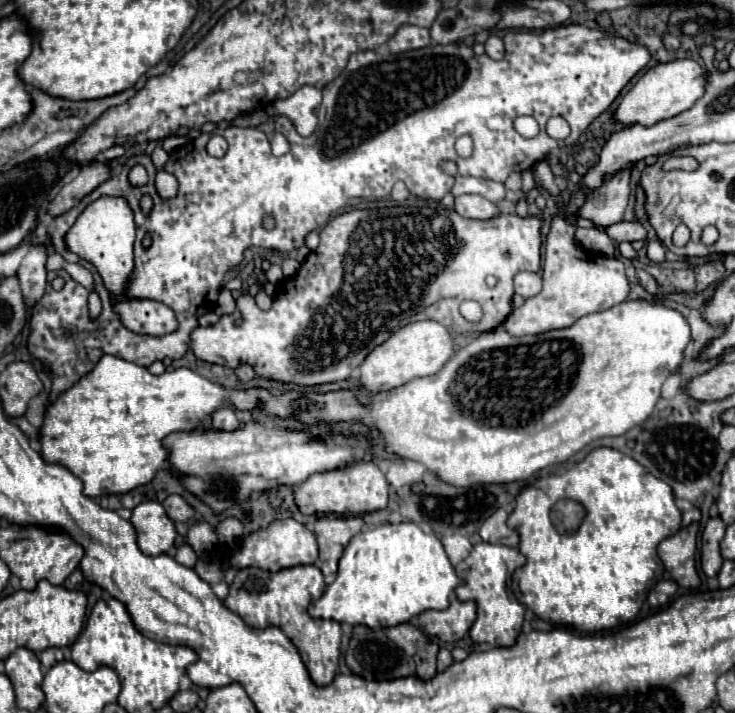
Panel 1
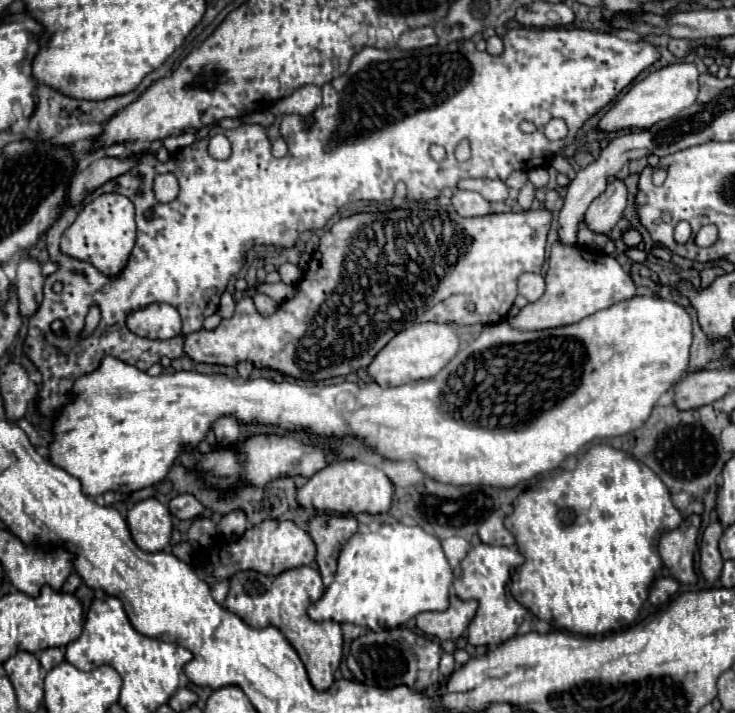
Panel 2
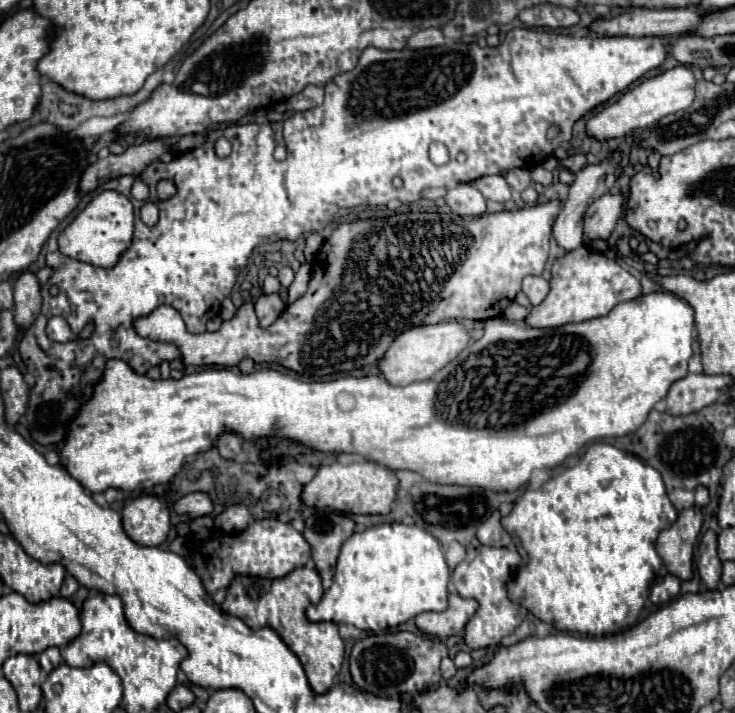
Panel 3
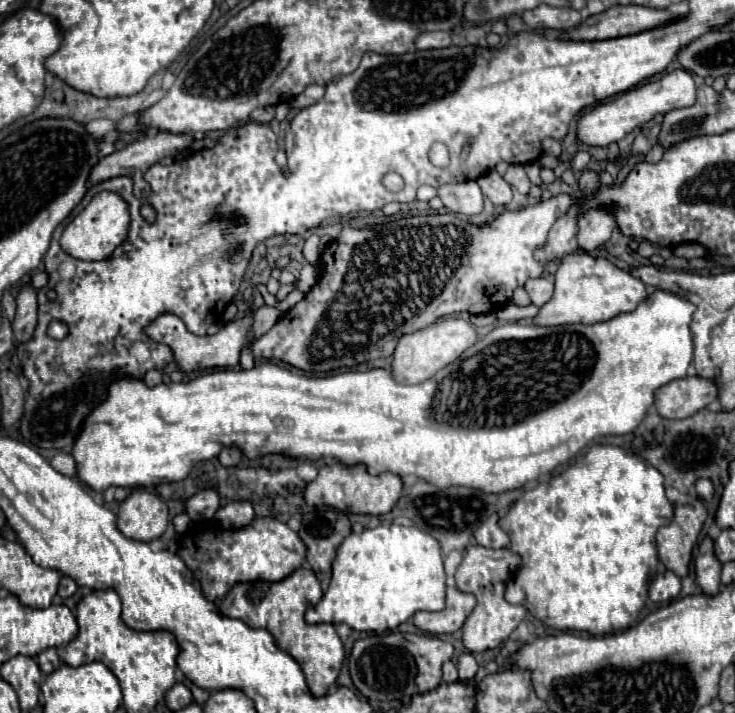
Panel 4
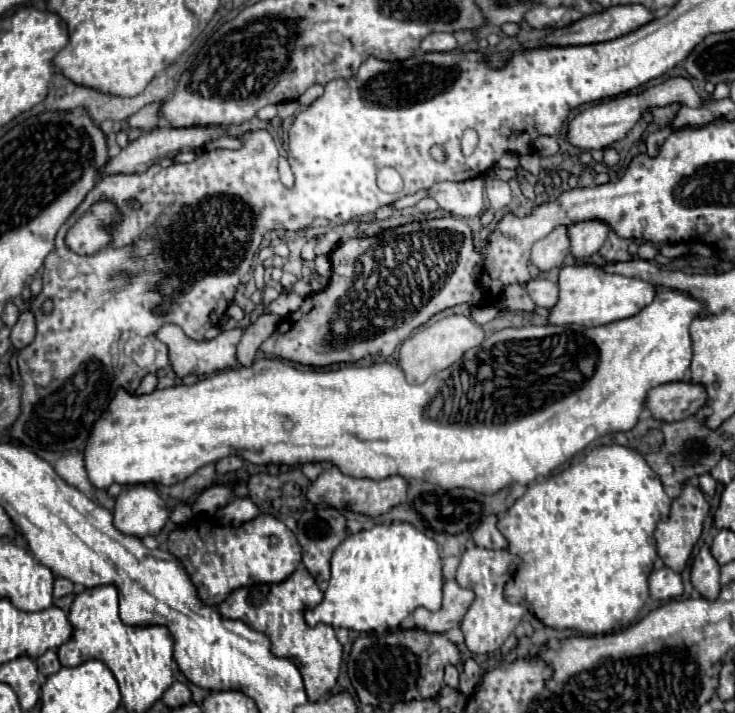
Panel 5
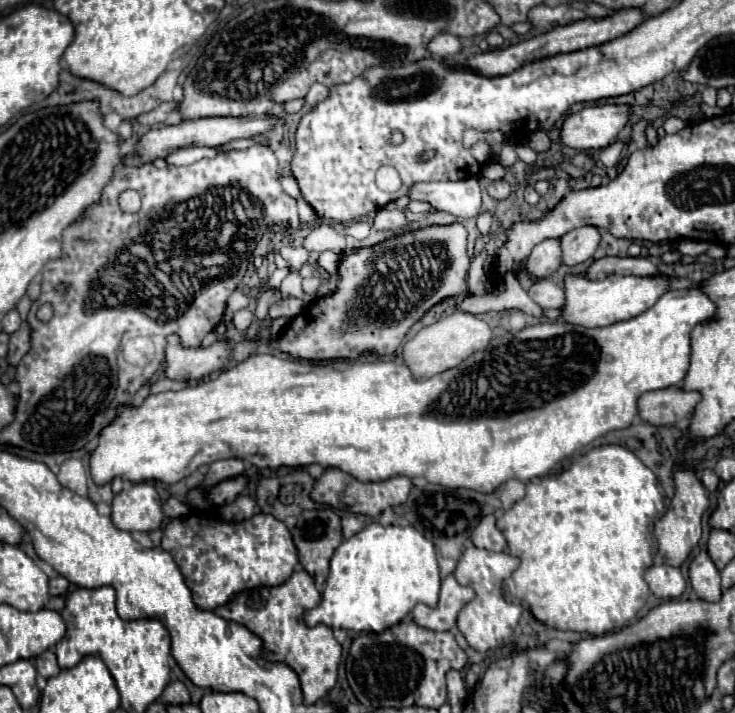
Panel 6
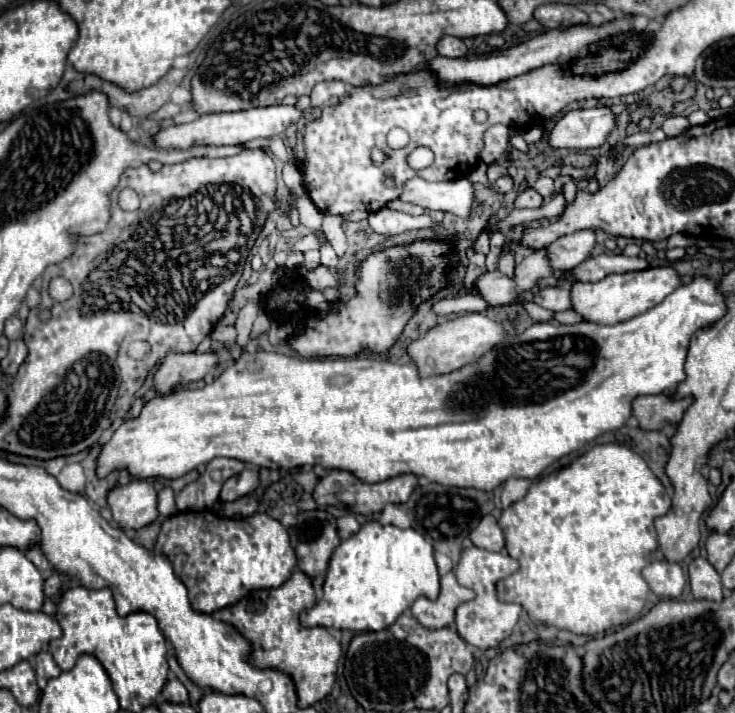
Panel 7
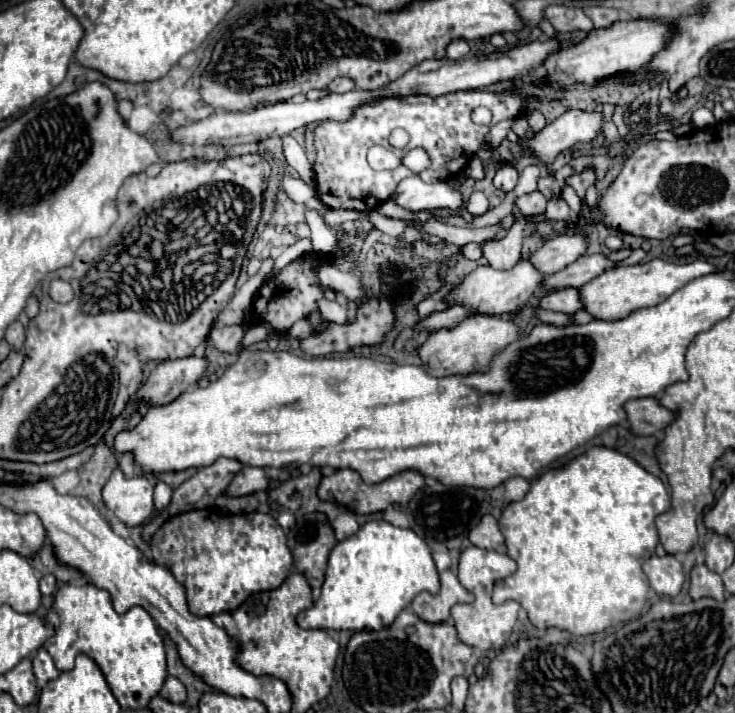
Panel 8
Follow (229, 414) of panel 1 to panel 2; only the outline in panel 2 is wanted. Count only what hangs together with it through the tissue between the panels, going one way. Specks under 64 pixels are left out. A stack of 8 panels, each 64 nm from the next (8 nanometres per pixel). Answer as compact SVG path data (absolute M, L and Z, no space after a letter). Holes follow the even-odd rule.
M222 416L214 422L218 444L234 444L240 440L240 424L234 416Z

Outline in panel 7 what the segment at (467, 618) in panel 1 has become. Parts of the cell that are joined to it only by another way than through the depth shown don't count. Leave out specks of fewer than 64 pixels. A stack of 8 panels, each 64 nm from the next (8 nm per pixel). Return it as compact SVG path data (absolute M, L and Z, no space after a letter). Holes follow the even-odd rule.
M452 572L444 574L440 578L440 596L436 600L426 600L426 598L418 598L412 608L410 614L426 628L446 628L454 624L454 612L460 604L472 600L474 592L470 588L464 588L458 584L456 576Z

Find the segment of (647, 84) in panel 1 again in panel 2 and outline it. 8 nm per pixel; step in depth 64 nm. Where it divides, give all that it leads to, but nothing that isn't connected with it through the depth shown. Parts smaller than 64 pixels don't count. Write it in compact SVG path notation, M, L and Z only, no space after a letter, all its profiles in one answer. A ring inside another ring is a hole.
M678 62L664 66L660 70L650 72L644 80L636 82L600 120L598 128L612 132L612 130L624 130L624 128L652 128L656 122L676 116L678 112L690 108L696 102L698 96L698 70L694 64Z

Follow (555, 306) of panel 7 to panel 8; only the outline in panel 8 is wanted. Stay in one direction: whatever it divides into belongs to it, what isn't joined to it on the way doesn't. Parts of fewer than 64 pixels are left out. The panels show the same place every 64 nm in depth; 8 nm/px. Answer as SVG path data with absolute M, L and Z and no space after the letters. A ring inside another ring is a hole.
M562 288L562 290L546 292L540 298L540 308L564 312L564 314L574 314L574 312L582 310L582 302L580 302L580 294L576 288Z

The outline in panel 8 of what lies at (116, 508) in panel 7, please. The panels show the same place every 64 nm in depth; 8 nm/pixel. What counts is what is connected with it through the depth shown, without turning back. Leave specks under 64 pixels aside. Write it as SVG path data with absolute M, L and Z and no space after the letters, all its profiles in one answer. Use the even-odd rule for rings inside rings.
M114 470L104 486L104 502L126 526L142 526L154 514L154 486L146 476L126 480L122 470Z

